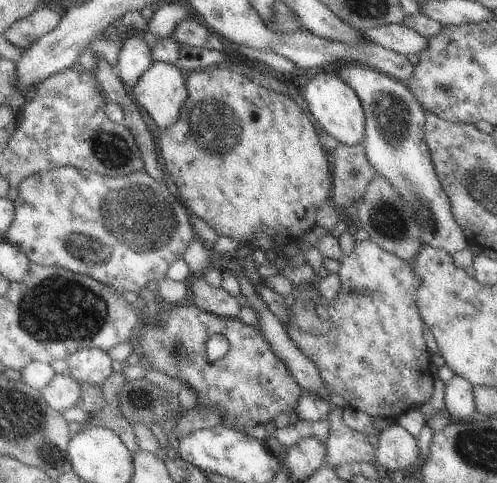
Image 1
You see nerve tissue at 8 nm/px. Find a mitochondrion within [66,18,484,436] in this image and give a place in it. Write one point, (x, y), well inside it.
(390, 117)

